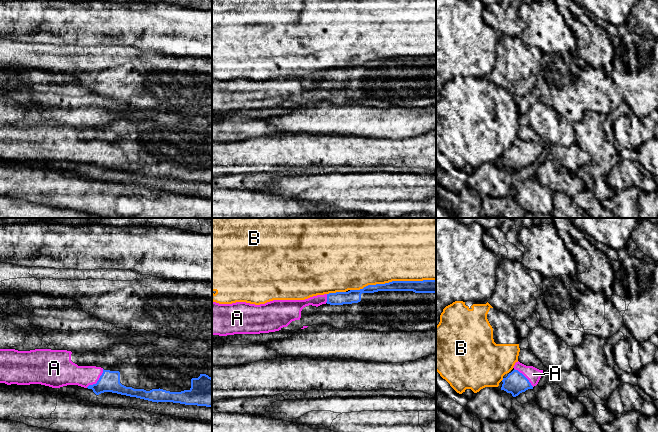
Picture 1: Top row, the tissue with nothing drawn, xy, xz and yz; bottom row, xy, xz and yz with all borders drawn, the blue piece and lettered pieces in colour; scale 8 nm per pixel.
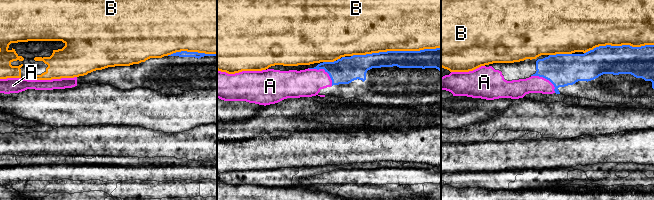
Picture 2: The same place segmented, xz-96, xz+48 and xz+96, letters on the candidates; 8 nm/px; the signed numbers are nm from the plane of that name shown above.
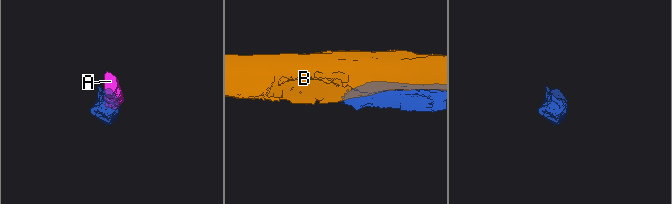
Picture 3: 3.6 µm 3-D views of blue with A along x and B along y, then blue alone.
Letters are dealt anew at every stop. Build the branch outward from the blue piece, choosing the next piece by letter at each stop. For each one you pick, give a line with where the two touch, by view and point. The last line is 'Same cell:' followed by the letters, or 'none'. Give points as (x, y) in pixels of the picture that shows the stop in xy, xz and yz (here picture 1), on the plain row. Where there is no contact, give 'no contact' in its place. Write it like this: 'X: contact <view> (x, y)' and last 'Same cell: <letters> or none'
A: contact xy (97, 157)
Same cell: A

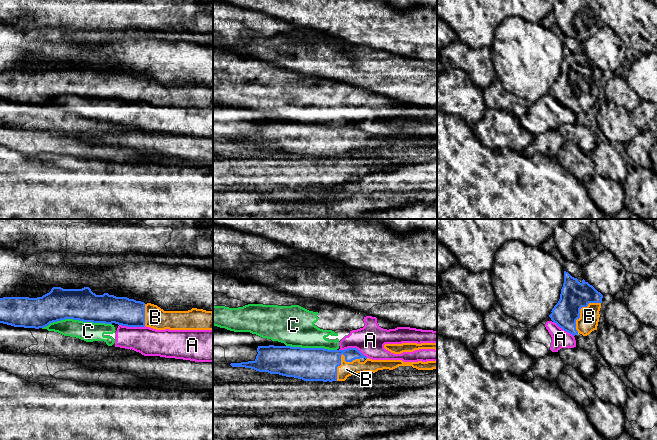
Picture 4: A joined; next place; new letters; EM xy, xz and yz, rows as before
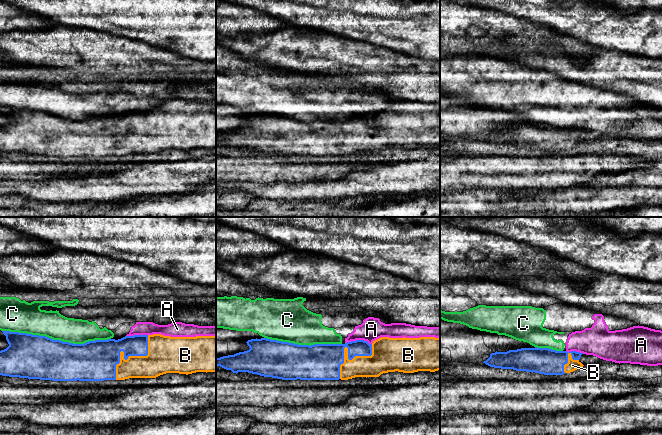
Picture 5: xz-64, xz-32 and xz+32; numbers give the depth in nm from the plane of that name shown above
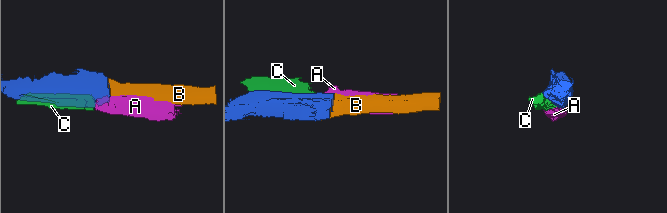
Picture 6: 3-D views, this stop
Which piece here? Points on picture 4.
B: contact xz (340, 133)
Same cell: B

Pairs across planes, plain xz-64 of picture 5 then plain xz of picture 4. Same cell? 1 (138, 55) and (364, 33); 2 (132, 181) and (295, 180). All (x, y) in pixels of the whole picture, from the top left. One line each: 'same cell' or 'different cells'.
1: different cells
2: different cells

